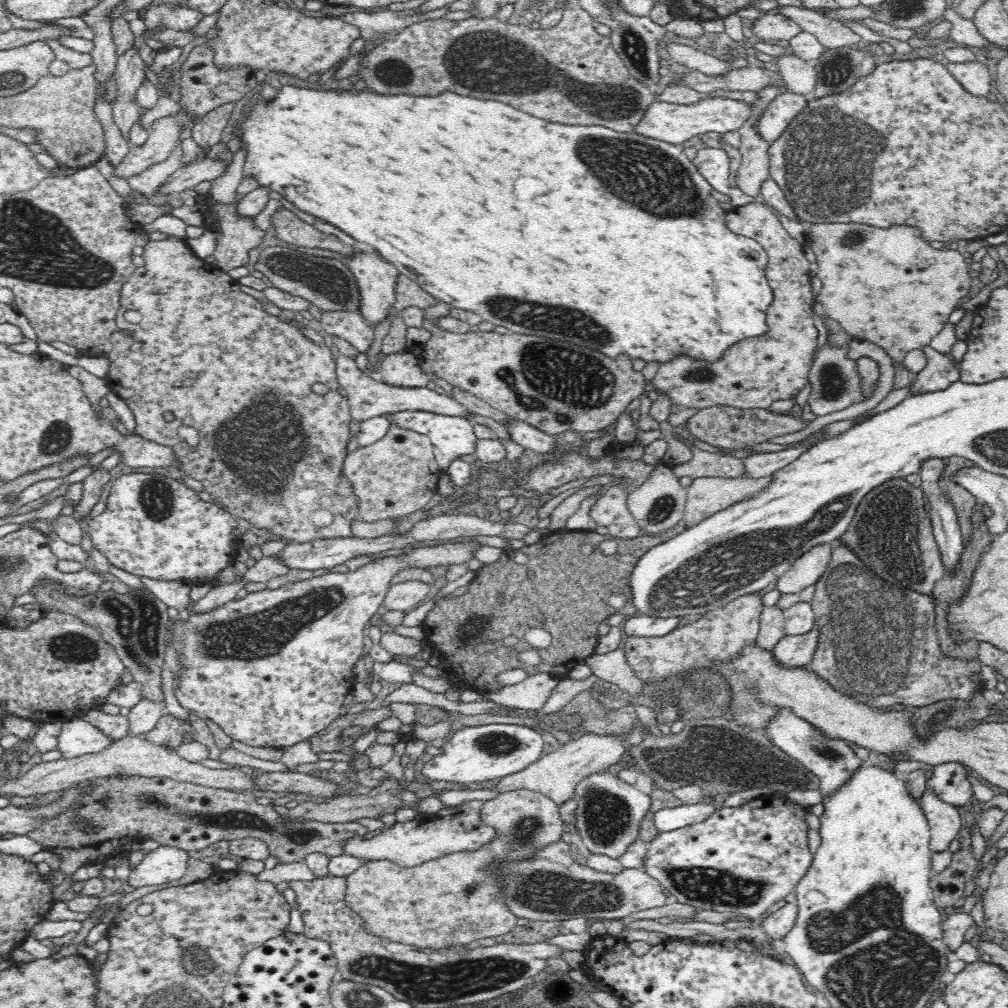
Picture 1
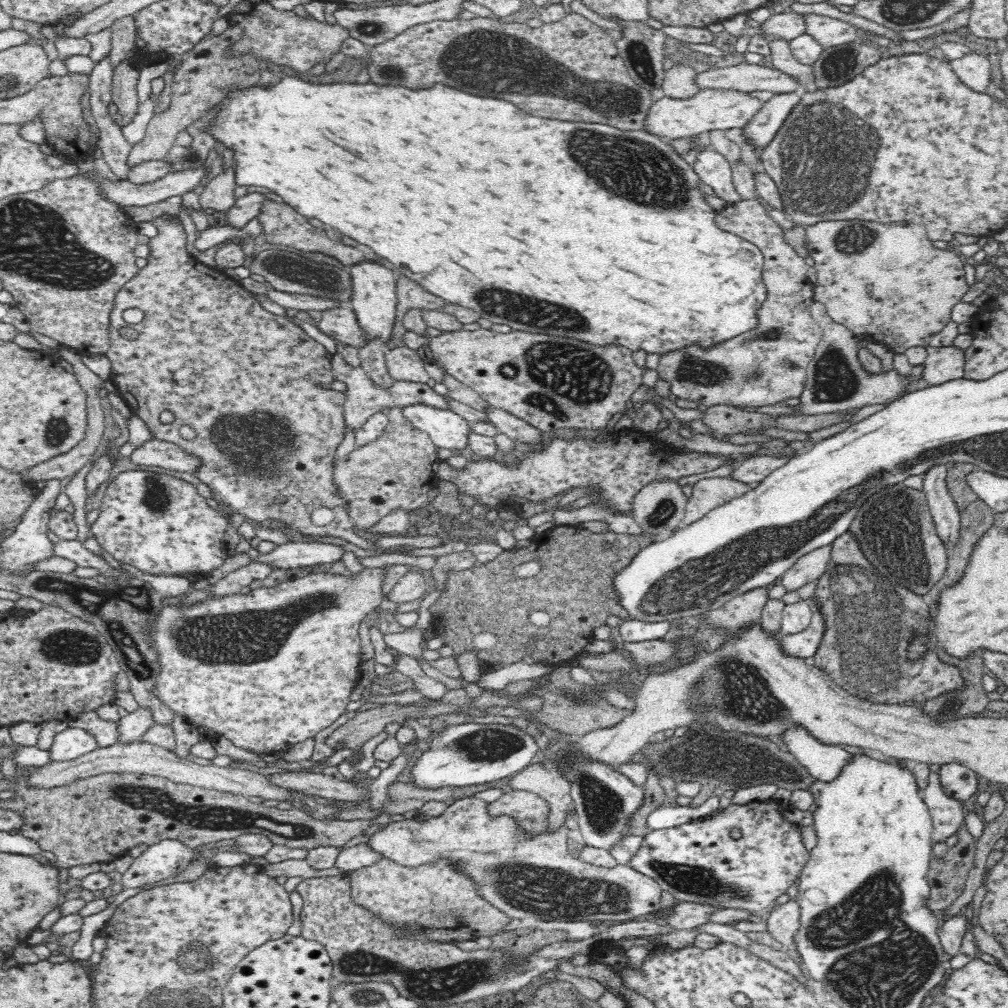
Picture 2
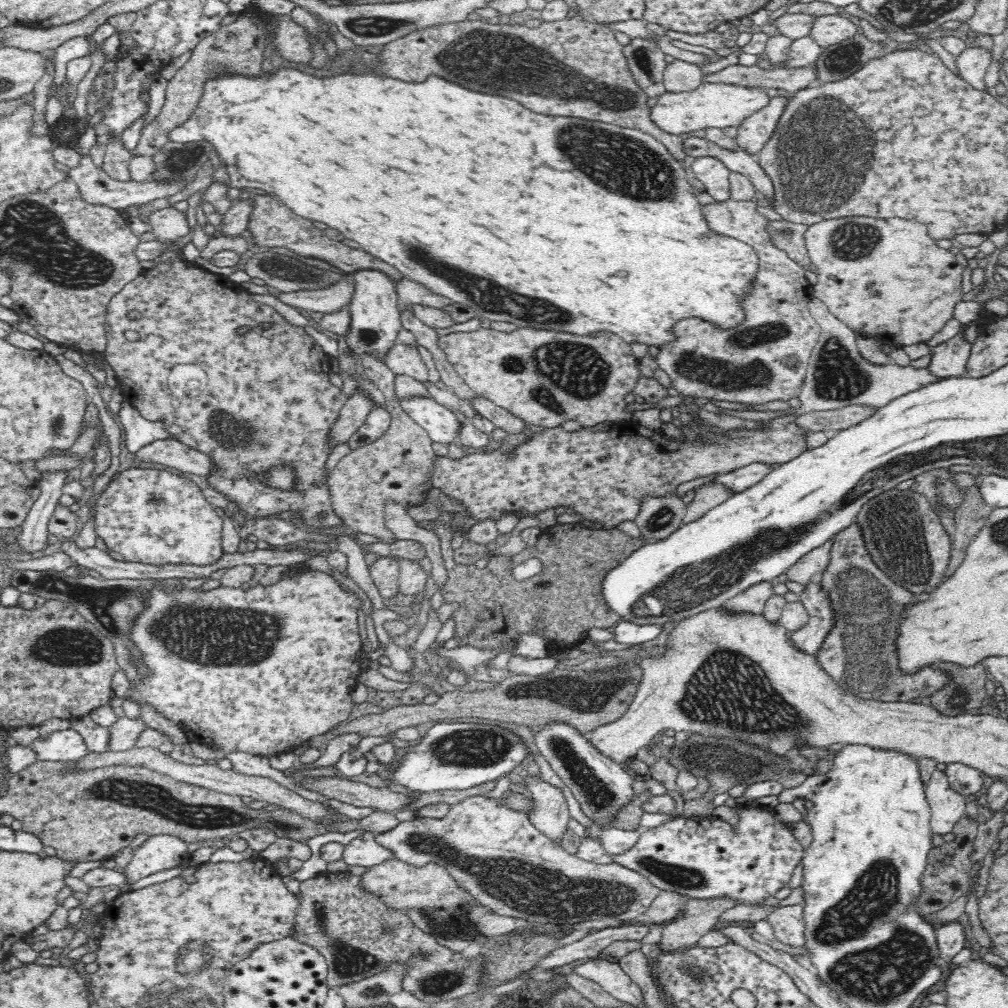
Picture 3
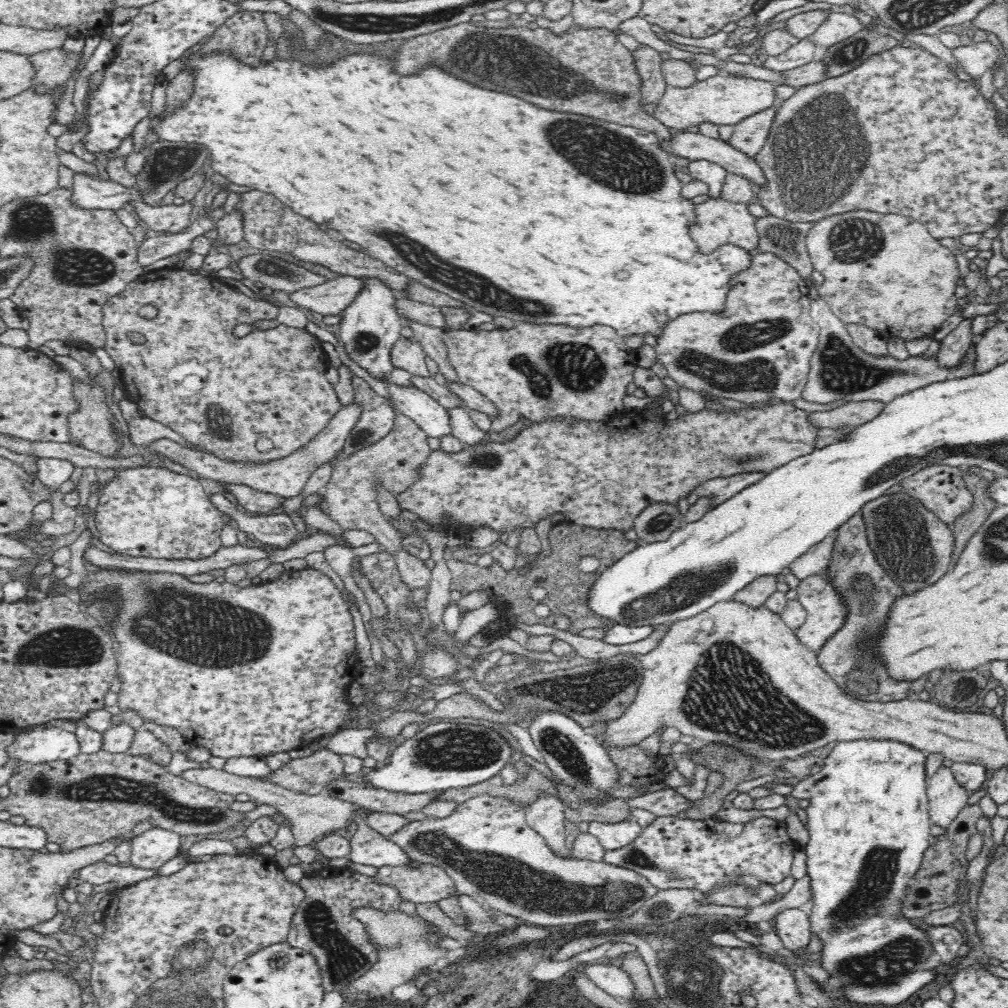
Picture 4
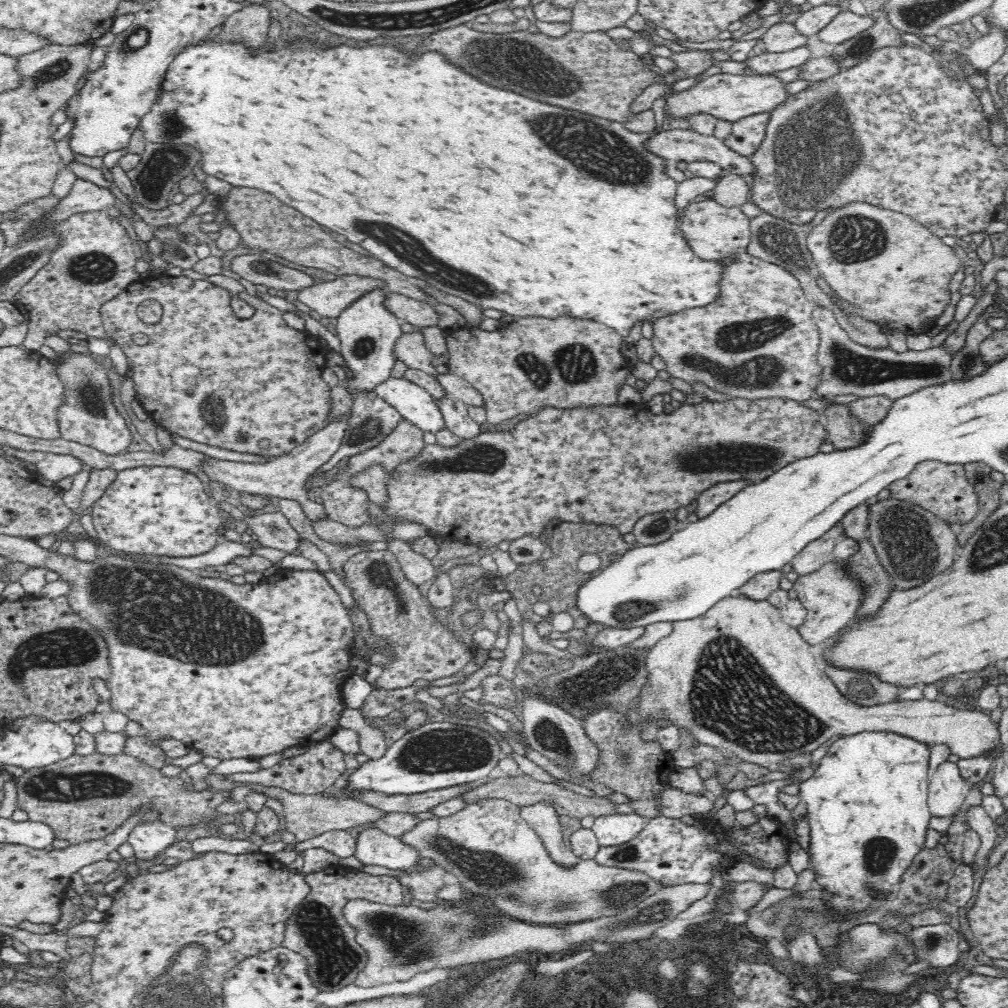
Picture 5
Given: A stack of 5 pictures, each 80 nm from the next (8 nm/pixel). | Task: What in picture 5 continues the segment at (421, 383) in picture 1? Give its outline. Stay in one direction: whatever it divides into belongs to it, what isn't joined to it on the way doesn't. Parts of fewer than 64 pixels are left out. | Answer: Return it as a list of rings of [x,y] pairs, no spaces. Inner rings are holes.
[[[417,328],[410,333],[402,333],[396,341],[394,355],[406,367],[422,370],[430,375],[438,374],[440,368],[434,364],[435,355],[426,347],[424,333]]]

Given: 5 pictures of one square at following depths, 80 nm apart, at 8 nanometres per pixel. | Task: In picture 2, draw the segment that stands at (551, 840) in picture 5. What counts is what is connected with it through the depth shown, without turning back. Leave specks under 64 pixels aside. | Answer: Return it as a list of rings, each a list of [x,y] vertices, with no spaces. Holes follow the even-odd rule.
[[[548,759],[545,764],[528,765],[505,781],[512,788],[534,793],[548,803],[547,833],[556,834],[560,828],[565,827],[573,799],[570,783],[566,777],[562,777],[556,761]]]

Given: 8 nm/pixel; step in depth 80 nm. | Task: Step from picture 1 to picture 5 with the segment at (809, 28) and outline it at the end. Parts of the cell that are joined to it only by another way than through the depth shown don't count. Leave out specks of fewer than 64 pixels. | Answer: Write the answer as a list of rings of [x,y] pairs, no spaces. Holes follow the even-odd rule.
[[[840,11],[820,32],[818,38],[822,42],[840,44],[854,38],[857,34],[868,30],[875,25],[872,14],[856,14],[852,11]]]

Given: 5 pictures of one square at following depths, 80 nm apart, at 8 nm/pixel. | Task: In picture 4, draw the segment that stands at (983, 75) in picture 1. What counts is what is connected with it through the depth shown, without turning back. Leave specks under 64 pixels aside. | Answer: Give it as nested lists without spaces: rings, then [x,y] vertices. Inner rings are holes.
[[[987,40],[956,46],[951,51],[956,62],[961,64],[961,68],[977,79],[1000,61],[998,47]]]

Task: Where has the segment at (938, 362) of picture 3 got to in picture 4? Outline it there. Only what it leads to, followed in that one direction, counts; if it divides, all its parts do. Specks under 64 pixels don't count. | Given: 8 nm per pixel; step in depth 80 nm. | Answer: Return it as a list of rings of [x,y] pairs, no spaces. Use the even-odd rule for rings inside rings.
[[[974,317],[964,319],[958,324],[955,330],[952,330],[940,344],[938,352],[938,361],[942,367],[949,370],[963,362],[963,357],[971,348],[971,342],[974,338],[972,333],[972,323]]]

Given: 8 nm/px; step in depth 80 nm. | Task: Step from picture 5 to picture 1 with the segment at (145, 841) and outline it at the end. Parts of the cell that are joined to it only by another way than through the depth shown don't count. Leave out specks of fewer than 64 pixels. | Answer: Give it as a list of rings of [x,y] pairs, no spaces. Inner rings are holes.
[[[162,844],[145,852],[143,860],[132,869],[126,882],[140,888],[178,880],[187,871],[189,857],[188,850]]]

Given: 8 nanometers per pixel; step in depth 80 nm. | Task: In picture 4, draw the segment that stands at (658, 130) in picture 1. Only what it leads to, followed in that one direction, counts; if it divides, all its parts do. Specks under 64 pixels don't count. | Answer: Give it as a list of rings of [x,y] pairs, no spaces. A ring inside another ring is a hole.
[[[720,72],[686,88],[670,86],[666,82],[664,96],[658,101],[653,115],[664,126],[680,131],[688,126],[697,126],[702,122],[712,122],[718,127],[720,125],[734,126],[743,119],[777,106],[781,99],[776,96],[776,91],[774,91],[776,86],[777,84],[772,81]]]

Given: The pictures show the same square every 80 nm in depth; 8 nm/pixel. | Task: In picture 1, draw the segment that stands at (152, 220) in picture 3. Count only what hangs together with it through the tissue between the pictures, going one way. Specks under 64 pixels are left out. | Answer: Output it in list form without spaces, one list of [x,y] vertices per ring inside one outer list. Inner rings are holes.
[[[167,234],[167,237],[162,240],[148,240],[143,257],[145,258],[144,266],[136,268],[120,290],[120,300],[118,300],[120,308],[115,317],[117,330],[111,335],[113,350],[105,355],[111,365],[106,378],[108,389],[124,400],[128,408],[132,410],[136,420],[136,434],[146,440],[171,446],[174,453],[178,455],[178,459],[182,461],[181,470],[188,477],[200,480],[216,504],[236,517],[247,519],[249,526],[268,530],[268,534],[272,534],[272,538],[280,538],[284,543],[292,543],[310,542],[314,539],[354,537],[351,528],[357,518],[358,499],[352,493],[350,483],[344,477],[340,477],[344,460],[348,454],[346,444],[348,444],[351,422],[350,408],[347,398],[337,392],[339,383],[335,374],[336,364],[326,344],[320,345],[318,342],[308,339],[301,330],[288,321],[283,322],[279,317],[264,311],[256,298],[242,291],[241,284],[236,279],[230,277],[226,271],[219,269],[216,265],[205,263],[204,259],[197,257],[187,247],[186,240],[176,234]],[[126,310],[138,310],[142,313],[144,318],[140,324],[135,324],[136,328],[132,328],[133,324],[124,320]],[[317,382],[330,387],[330,391],[326,394],[313,392],[312,385]],[[164,412],[172,412],[175,420],[166,422],[162,418]],[[180,426],[192,426],[198,430],[200,440],[196,446],[192,446],[180,438],[178,434]],[[317,508],[326,508],[332,512],[330,525],[316,526],[316,522],[312,521],[312,515],[316,514]]]

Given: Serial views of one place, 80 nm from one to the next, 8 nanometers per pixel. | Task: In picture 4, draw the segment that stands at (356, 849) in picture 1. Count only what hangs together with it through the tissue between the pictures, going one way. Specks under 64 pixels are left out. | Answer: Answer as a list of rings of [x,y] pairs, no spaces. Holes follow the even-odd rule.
[[[484,795],[461,801],[450,817],[410,821],[406,828],[389,839],[404,849],[407,856],[412,858],[412,864],[425,863],[441,867],[452,878],[459,894],[467,894],[499,914],[514,916],[538,926],[595,923],[599,919],[630,916],[659,890],[634,870],[602,861],[593,862],[574,856],[562,858],[554,854],[546,845],[544,837],[528,827],[523,807],[504,797]]]

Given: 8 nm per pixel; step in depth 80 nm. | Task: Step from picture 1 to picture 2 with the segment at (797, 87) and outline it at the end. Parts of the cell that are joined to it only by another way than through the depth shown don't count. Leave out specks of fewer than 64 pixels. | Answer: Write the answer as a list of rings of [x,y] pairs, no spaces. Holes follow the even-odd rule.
[[[771,37],[768,39],[768,45],[774,68],[797,78],[802,86],[815,80],[813,67],[800,64],[794,59],[789,40]]]

